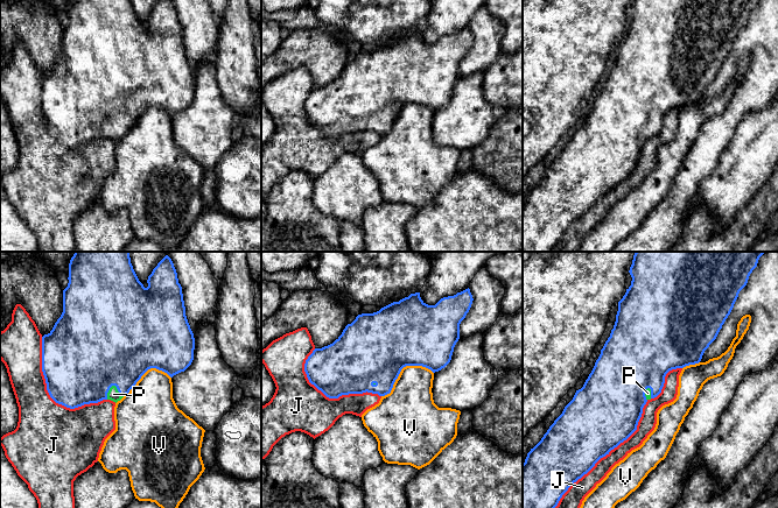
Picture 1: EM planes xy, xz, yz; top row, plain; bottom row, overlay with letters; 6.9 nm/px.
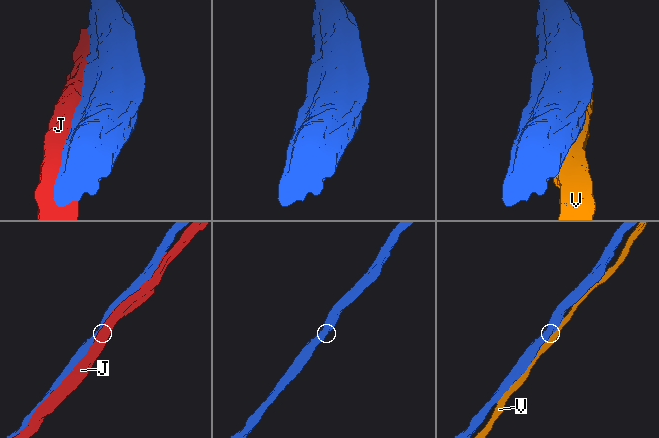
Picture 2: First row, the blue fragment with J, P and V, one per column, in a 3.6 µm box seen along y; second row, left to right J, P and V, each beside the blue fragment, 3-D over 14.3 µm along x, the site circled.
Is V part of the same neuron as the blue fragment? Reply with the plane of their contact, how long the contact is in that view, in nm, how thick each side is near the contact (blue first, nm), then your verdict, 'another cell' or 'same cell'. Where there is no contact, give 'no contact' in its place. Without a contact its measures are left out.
xz | 400 nm | 480/320 nm | another cell

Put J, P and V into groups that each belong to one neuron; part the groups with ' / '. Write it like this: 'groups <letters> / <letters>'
groups J / P / V

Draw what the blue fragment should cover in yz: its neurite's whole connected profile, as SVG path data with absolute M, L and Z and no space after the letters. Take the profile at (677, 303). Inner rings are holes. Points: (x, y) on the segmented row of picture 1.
M636 252L630 275L631 285L618 302L616 322L610 337L605 341L595 366L583 387L576 390L573 400L565 407L562 414L554 421L541 440L527 453L523 464L523 508L555 508L568 488L587 474L595 464L621 443L626 440L636 430L643 414L643 408L651 398L657 397L664 387L666 374L677 368L699 364L705 351L716 339L722 325L730 315L740 291L747 285L752 270L757 267L759 257L765 252Z

